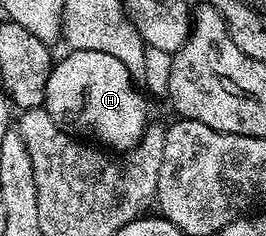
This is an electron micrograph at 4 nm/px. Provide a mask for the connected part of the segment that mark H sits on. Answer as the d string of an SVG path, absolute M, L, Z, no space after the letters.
M77 49L70 50L67 55L68 57L63 57L60 61L58 58L52 64L49 87L45 89L45 108L53 119L53 123L57 123L57 127L61 127L66 133L72 134L76 138L90 139L111 151L134 149L136 143L143 138L143 133L146 132L149 124L148 98L141 92L137 81L131 77L129 71L125 69L125 65L112 55L105 55L100 51Z

